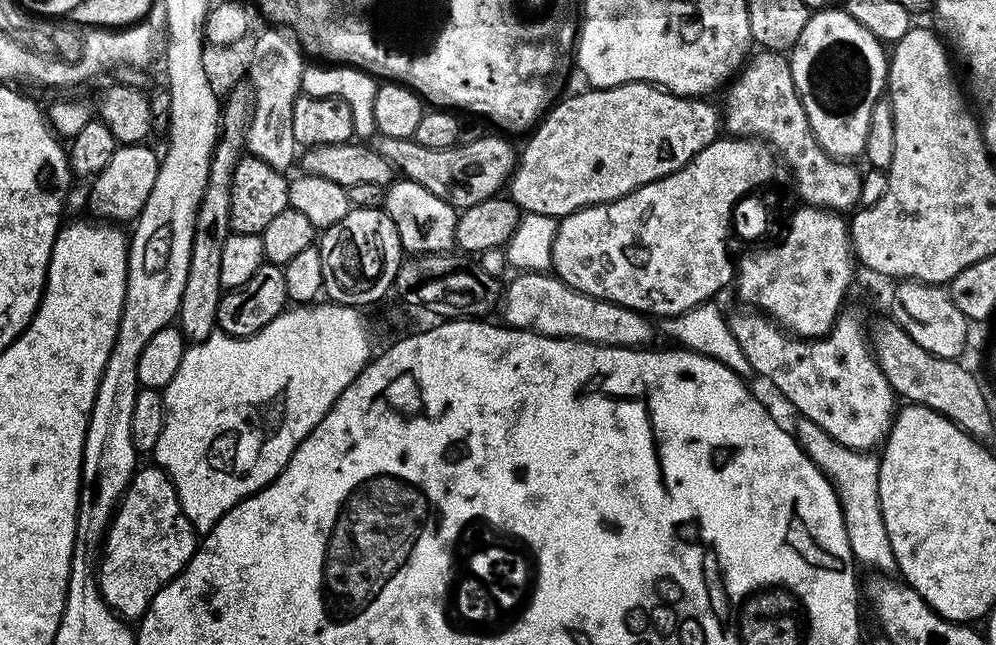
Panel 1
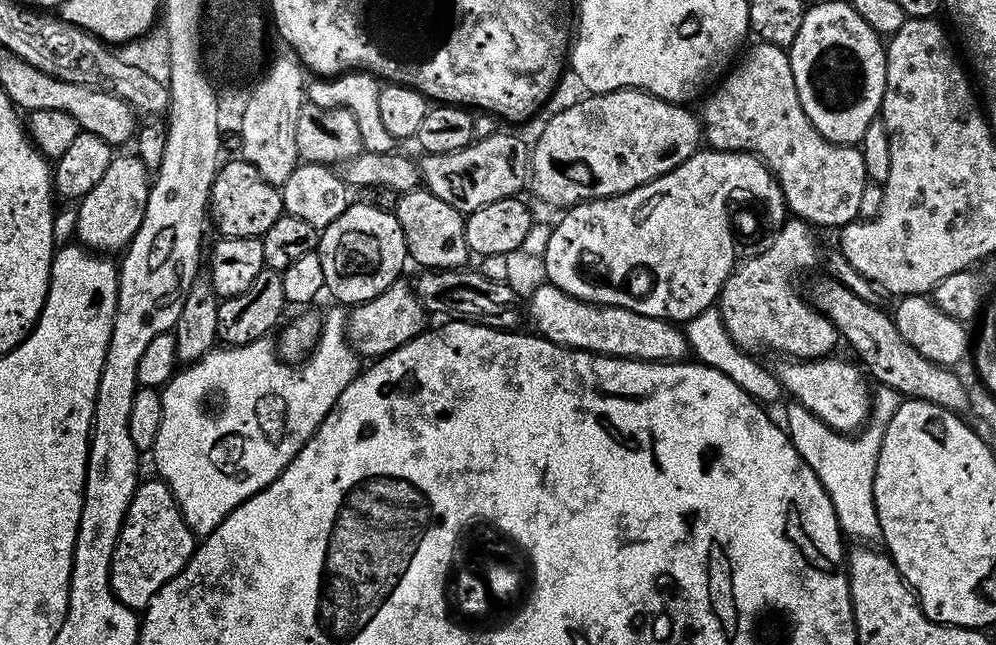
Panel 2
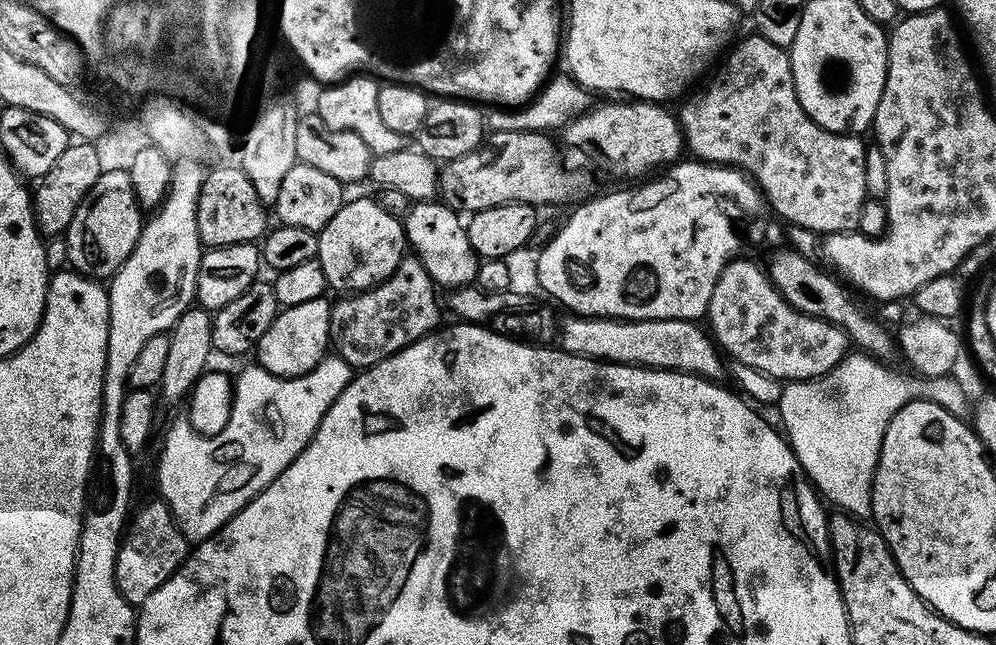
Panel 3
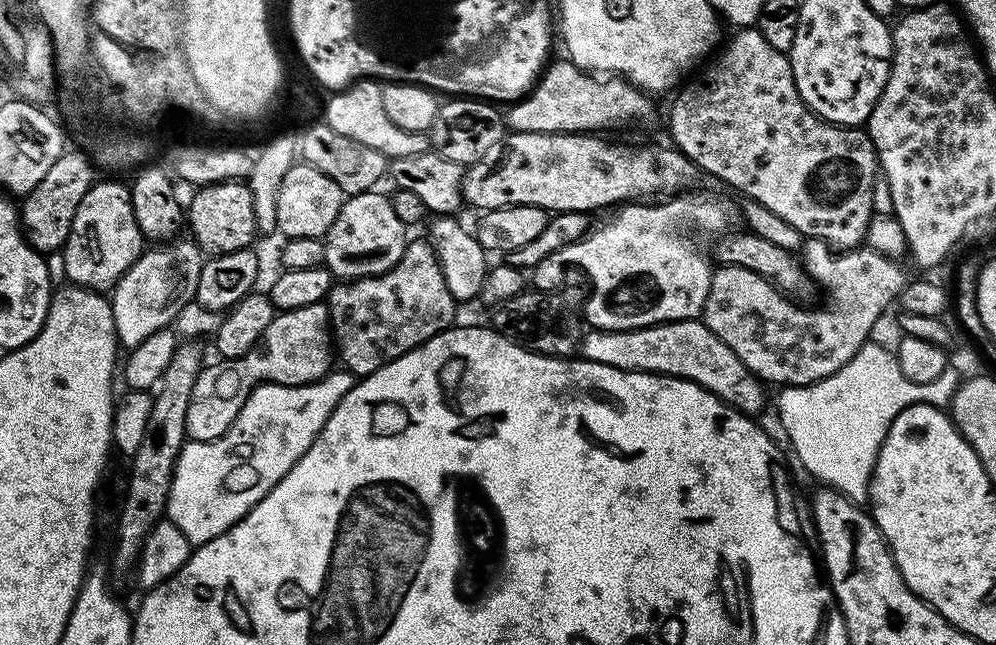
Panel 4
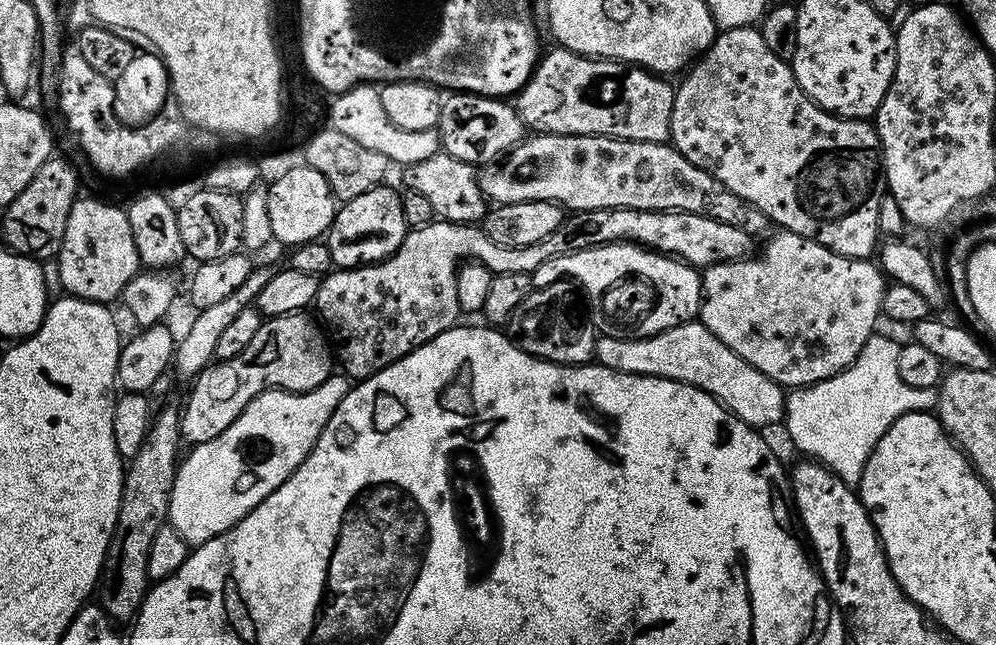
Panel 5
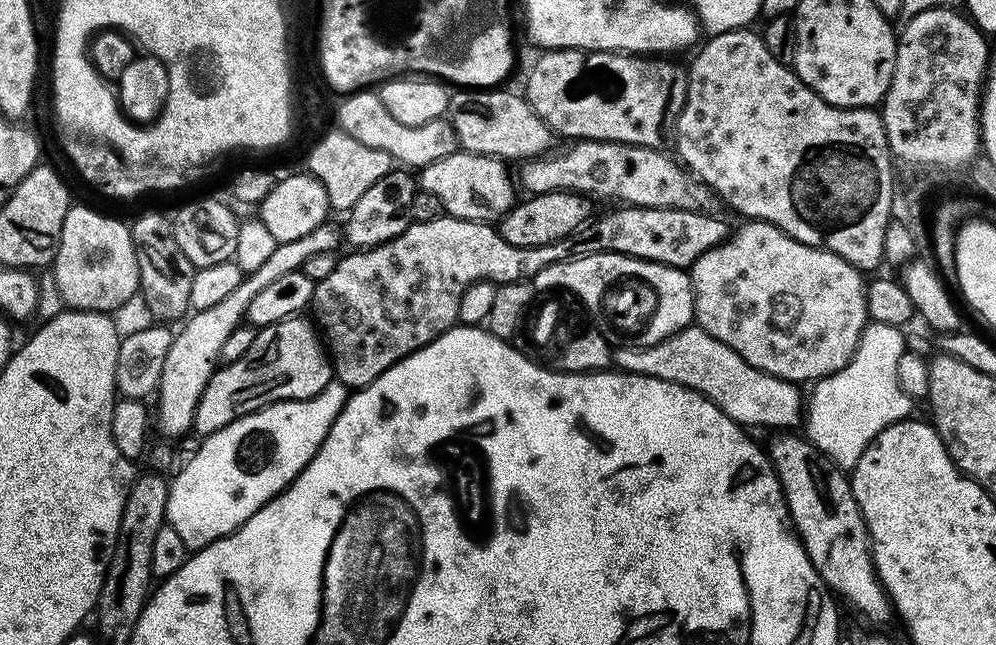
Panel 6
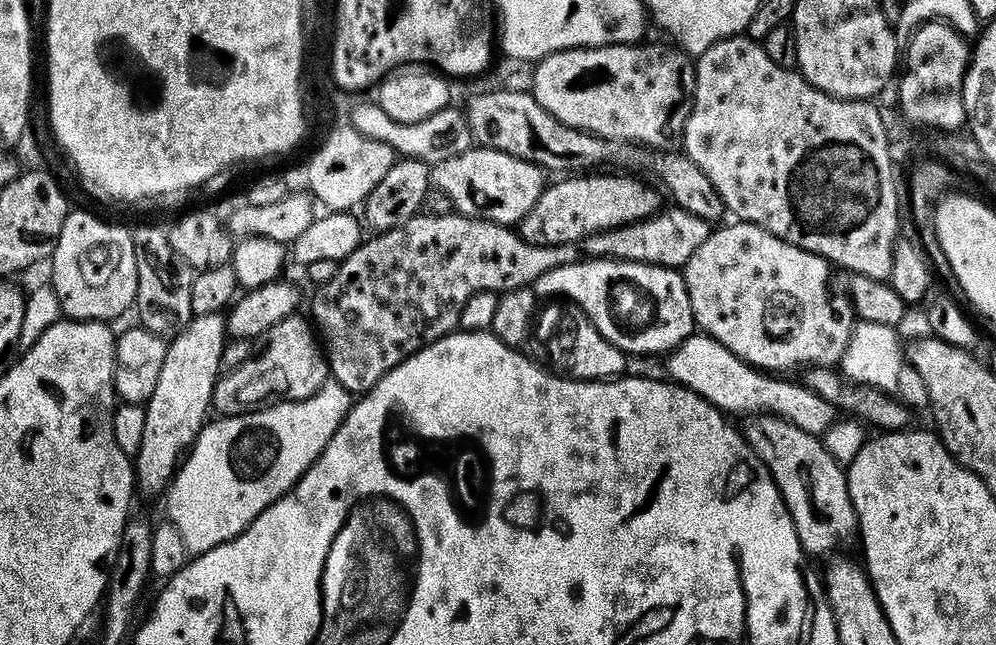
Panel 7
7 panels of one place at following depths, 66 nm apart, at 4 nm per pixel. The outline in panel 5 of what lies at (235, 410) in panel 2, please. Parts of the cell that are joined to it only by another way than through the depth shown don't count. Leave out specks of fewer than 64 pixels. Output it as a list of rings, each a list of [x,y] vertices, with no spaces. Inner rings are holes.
[[[332,374],[309,392],[266,391],[258,394],[222,434],[213,441],[195,445],[190,451],[192,453],[179,461],[168,511],[171,527],[182,534],[190,546],[205,544],[210,538],[233,528],[247,512],[257,508],[271,492],[278,490],[294,470],[298,470],[318,442],[318,434],[322,434],[326,422],[330,422],[338,402],[346,398],[349,387],[349,377]]]

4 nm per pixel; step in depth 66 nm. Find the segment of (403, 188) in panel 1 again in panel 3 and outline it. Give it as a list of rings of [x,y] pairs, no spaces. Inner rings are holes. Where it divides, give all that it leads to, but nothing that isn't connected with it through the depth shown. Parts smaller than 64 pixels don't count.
[[[436,200],[416,202],[409,207],[402,223],[411,251],[420,257],[433,284],[451,290],[469,287],[475,281],[482,260],[470,246],[465,221],[457,209]]]

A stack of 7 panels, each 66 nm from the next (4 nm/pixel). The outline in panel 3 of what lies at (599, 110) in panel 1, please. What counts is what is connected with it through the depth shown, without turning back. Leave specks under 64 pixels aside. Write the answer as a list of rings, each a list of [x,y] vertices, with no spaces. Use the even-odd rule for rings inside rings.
[[[632,98],[624,103],[628,104],[600,104],[581,112],[564,125],[565,142],[572,148],[593,148],[616,176],[644,178],[659,164],[668,166],[679,161],[686,148],[679,119],[656,102]]]

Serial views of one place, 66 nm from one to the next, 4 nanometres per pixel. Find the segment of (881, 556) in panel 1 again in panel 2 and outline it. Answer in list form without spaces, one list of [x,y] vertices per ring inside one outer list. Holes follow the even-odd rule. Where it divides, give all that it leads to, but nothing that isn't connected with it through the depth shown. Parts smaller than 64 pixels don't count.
[[[877,387],[872,398],[872,411],[864,427],[855,434],[835,432],[830,426],[823,424],[806,406],[797,402],[789,403],[788,424],[786,423],[788,437],[792,439],[792,444],[806,462],[806,466],[810,466],[810,470],[814,470],[814,474],[822,482],[822,486],[834,506],[834,514],[840,523],[841,533],[848,538],[853,536],[856,539],[853,541],[876,542],[881,539],[878,510],[874,506],[874,474],[878,466],[878,454],[882,446],[884,427],[888,425],[890,418],[894,418],[901,402],[902,397],[899,392],[895,392],[892,388]]]

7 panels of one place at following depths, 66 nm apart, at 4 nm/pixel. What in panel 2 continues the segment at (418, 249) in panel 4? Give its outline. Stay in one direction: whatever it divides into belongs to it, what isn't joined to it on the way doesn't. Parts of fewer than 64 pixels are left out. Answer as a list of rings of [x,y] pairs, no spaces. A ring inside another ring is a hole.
[[[407,279],[395,280],[378,298],[355,305],[346,316],[346,339],[352,345],[357,357],[379,358],[398,350],[406,342],[425,331],[426,309],[416,297],[416,289]]]

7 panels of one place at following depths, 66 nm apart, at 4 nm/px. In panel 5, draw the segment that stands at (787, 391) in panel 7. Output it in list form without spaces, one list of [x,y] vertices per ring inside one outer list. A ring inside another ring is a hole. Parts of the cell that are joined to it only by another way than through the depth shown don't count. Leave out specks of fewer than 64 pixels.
[[[699,322],[679,324],[646,338],[601,335],[596,341],[594,360],[610,370],[670,378],[674,382],[694,386],[713,396],[739,420],[757,430],[765,430],[785,419],[785,389],[778,382],[766,378],[762,370],[750,366],[750,362],[738,358],[738,354],[734,354],[726,342],[714,338],[714,334],[710,334],[710,330]]]

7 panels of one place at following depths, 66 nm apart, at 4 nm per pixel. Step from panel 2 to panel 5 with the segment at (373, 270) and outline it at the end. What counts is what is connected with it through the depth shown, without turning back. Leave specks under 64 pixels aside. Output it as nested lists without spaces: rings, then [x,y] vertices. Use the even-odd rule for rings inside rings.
[[[381,182],[375,188],[366,190],[366,194],[358,194],[358,198],[350,198],[337,207],[336,216],[326,233],[330,258],[336,268],[357,268],[363,264],[377,264],[390,254],[394,254],[402,238],[410,231],[402,214],[401,193],[387,188],[386,185],[387,183]]]

